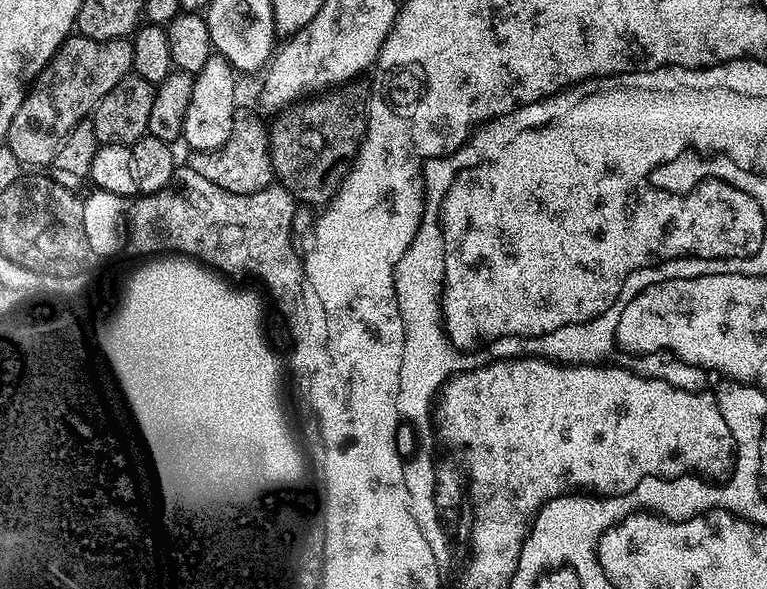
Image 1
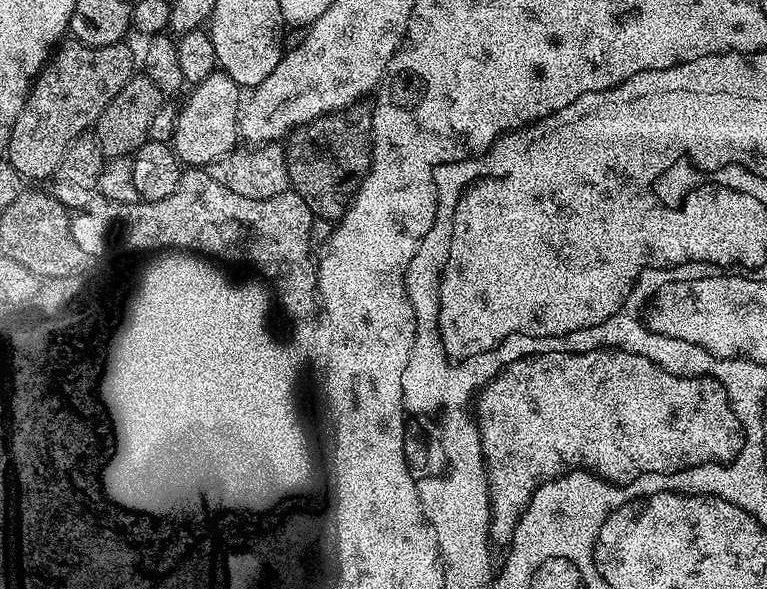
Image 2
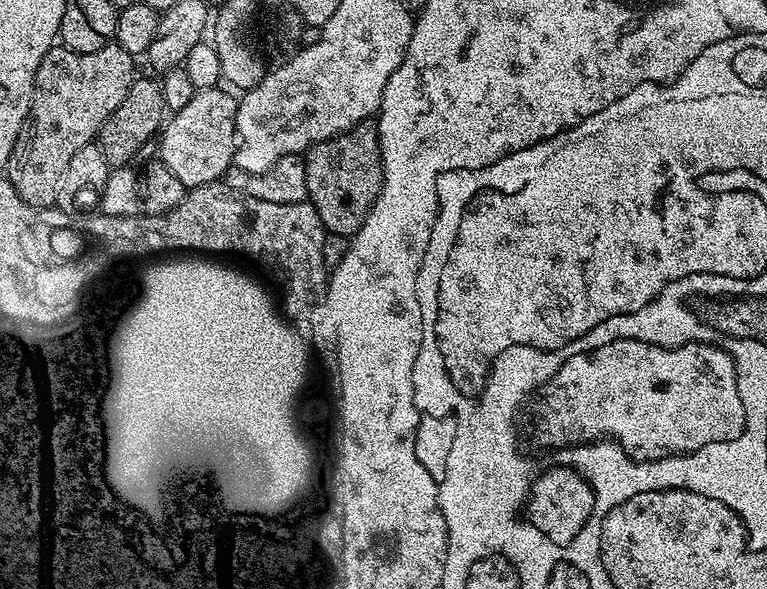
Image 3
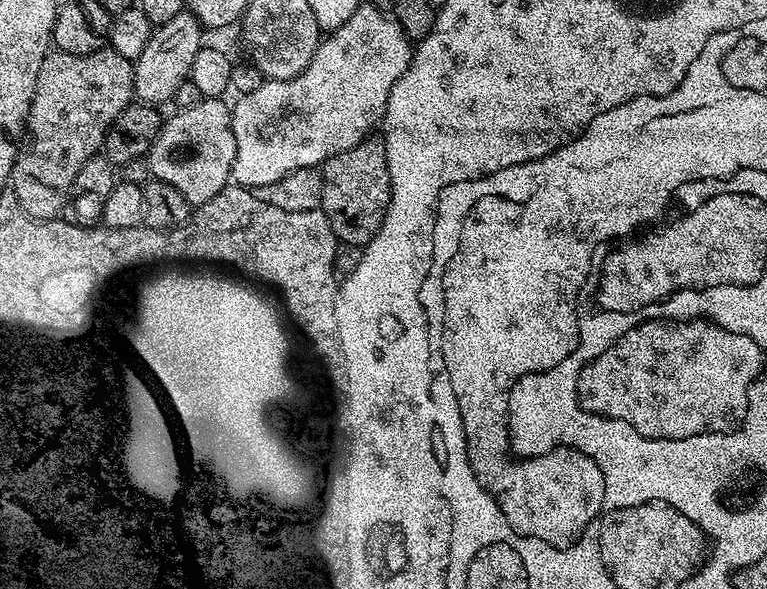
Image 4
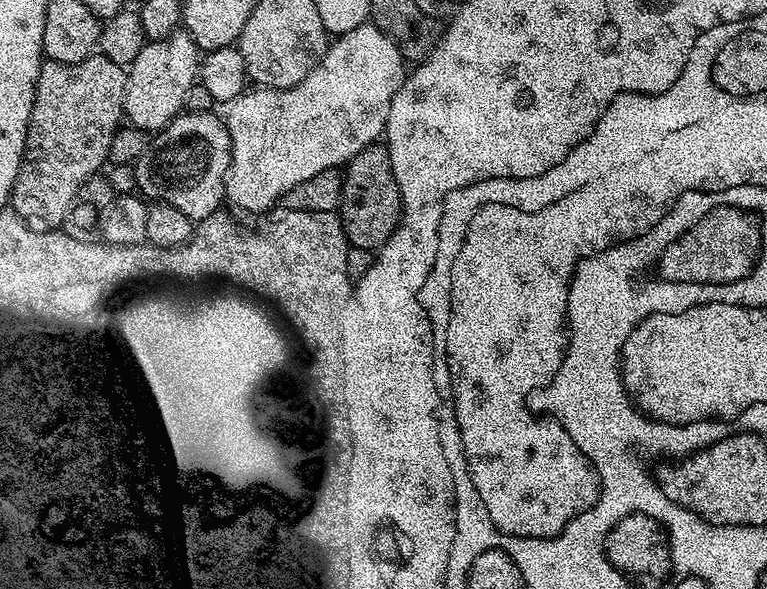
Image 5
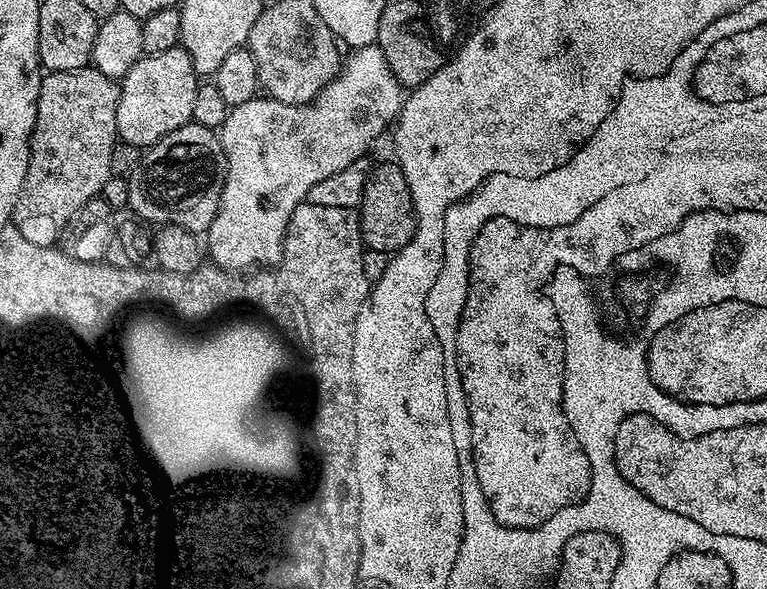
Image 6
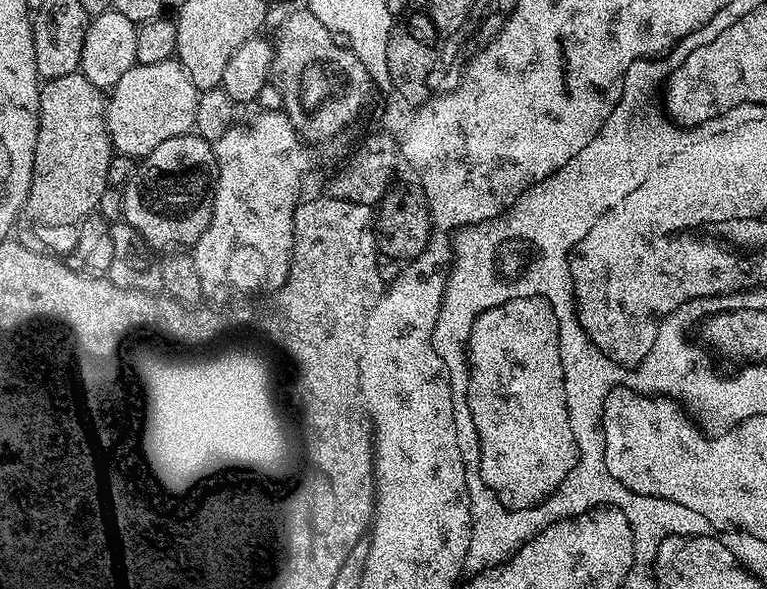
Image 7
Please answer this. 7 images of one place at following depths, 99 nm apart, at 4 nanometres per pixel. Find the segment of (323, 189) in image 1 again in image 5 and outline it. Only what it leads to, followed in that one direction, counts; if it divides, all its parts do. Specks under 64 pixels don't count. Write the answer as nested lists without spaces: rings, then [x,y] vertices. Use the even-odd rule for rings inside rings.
[[[383,143],[371,144],[366,150],[349,160],[344,173],[344,199],[341,200],[338,215],[349,245],[356,248],[379,250],[400,226],[402,205],[400,187],[390,166],[390,154]]]

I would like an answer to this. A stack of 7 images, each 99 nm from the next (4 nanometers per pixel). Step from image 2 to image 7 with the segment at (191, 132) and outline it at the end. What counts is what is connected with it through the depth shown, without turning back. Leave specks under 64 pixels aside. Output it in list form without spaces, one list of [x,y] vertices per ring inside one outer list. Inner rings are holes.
[[[195,134],[166,138],[158,150],[143,157],[142,166],[123,189],[123,219],[154,250],[187,249],[199,240],[212,217],[216,174],[216,150],[209,141]]]

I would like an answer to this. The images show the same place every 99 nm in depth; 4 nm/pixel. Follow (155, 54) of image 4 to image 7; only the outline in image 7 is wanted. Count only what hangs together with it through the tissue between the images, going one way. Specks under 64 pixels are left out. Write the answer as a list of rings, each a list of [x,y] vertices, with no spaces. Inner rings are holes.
[[[180,61],[135,64],[110,89],[106,100],[108,136],[113,149],[121,156],[143,158],[149,156],[166,138],[178,138],[193,131],[194,110],[198,110],[200,92],[190,82],[190,74]]]

